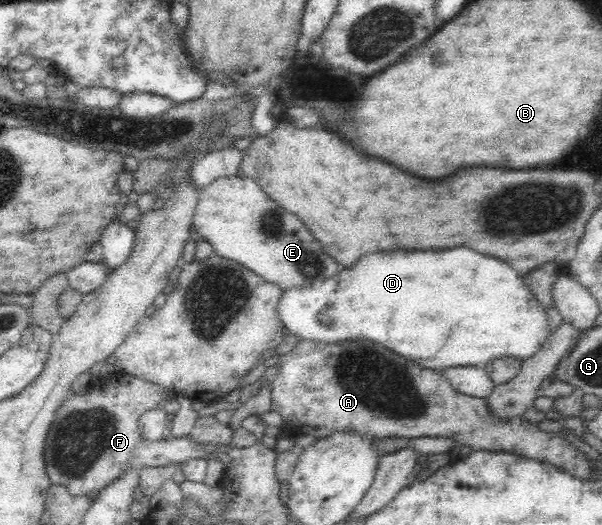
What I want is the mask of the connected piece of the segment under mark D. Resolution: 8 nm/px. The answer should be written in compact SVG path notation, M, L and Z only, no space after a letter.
M471 248L447 250L377 250L363 254L351 268L325 278L321 284L285 289L277 316L289 335L319 345L351 340L371 340L407 360L431 370L484 365L492 358L527 358L547 340L546 309L529 292L521 276L503 260L473 252Z

